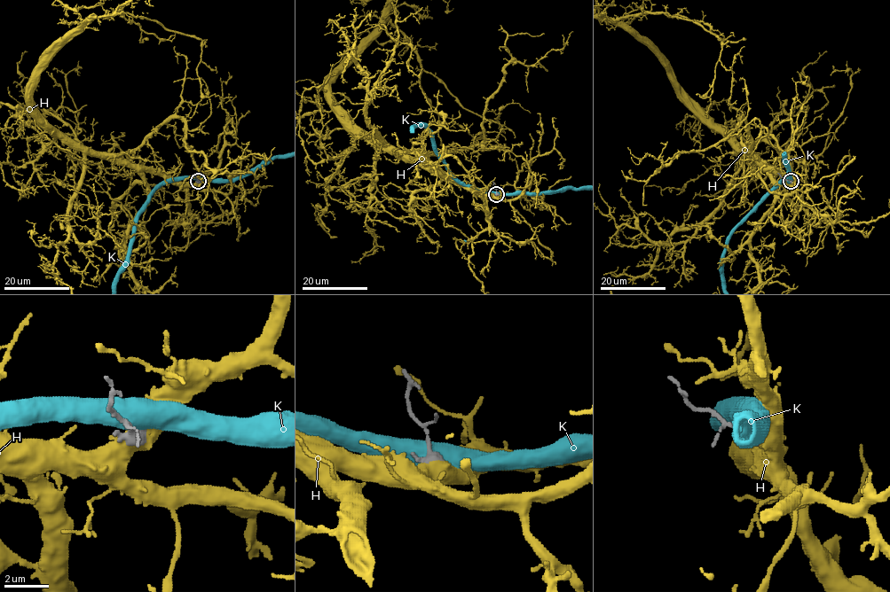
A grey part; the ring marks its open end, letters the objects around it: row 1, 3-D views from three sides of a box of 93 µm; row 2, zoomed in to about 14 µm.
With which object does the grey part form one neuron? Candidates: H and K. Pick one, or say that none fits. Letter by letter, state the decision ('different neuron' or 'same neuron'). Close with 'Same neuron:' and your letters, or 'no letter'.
H: same neuron
K: different neuron
Same neuron: H

